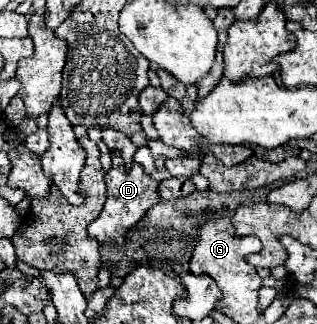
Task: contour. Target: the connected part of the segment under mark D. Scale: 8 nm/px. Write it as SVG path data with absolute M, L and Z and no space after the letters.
M112 154L112 170L106 174L106 186L108 186L108 198L106 204L100 212L100 216L88 226L90 236L94 236L98 242L108 242L108 240L116 240L120 242L124 238L124 234L128 232L128 228L132 228L150 206L154 206L160 198L158 198L158 180L152 180L144 166L140 164L132 164L130 170L126 170L126 166L122 166L122 158L118 158L118 154Z

